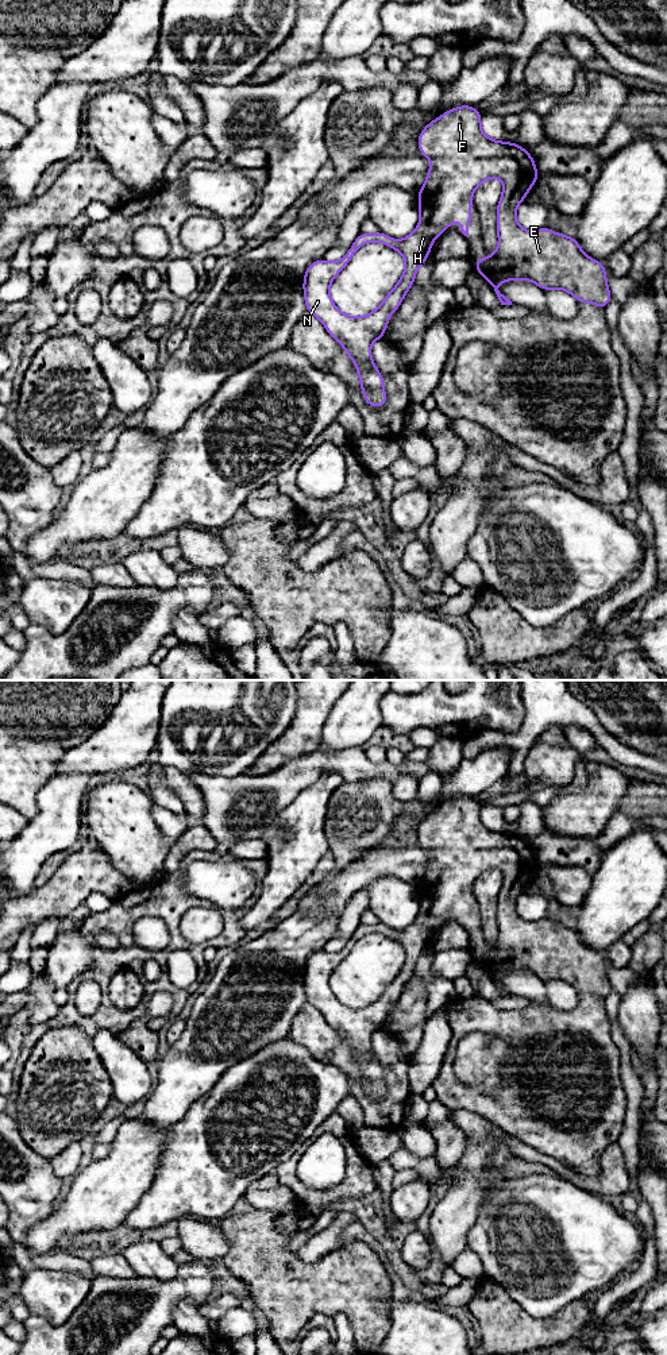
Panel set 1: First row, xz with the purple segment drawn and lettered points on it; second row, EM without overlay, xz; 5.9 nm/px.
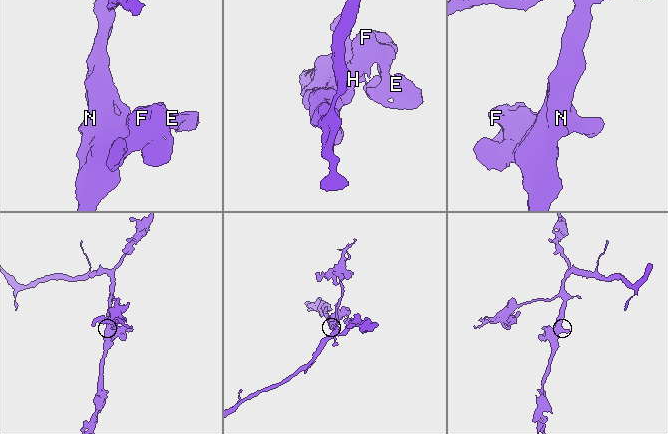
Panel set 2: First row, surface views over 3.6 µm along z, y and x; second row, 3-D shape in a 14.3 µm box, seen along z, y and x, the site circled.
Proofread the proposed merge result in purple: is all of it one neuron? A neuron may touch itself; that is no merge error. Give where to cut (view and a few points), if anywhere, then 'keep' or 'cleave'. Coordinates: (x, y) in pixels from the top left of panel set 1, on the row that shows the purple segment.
no cut | keep

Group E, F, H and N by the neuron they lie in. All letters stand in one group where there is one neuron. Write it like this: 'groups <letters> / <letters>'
groups E F H N

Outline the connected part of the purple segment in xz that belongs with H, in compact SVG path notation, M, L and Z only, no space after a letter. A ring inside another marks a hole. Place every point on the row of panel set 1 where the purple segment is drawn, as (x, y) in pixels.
M462 105L446 111L420 132L419 153L431 159L431 169L427 173L424 186L417 193L420 223L410 235L397 240L381 231L375 233L361 232L340 260L317 259L305 271L302 287L306 312L323 323L328 333L352 359L358 370L363 398L370 406L383 408L386 405L383 377L371 359L371 344L383 337L390 314L400 308L404 296L413 286L416 271L428 260L433 240L456 219L460 221L462 233L469 235L473 194L485 179L500 178L504 181L502 196L497 205L498 248L485 259L475 260L474 270L487 279L501 305L512 305L512 301L500 293L498 285L514 279L528 279L544 292L562 289L572 294L578 302L589 302L598 308L605 308L613 300L606 282L605 266L589 258L574 238L566 236L563 232L556 235L548 227L528 231L518 225L516 208L524 201L539 175L535 161L517 143L489 139L481 130L481 117L482 113L474 107ZM371 242L382 243L398 251L405 258L405 271L375 310L367 316L350 317L335 306L329 297L329 286L334 278L351 262L355 252Z

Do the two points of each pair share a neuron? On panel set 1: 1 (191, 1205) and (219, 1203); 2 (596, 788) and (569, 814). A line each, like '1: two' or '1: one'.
1: one
2: one

